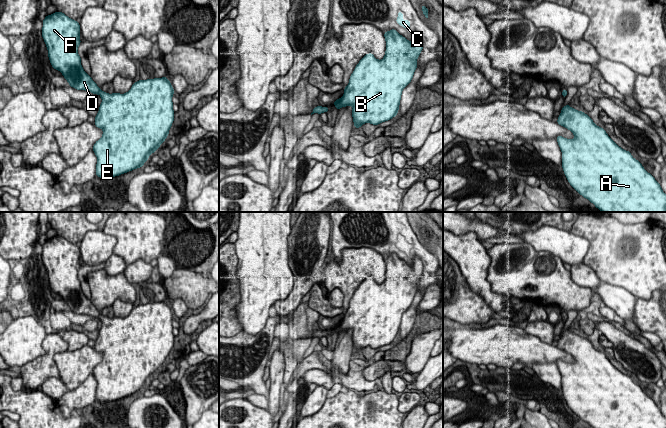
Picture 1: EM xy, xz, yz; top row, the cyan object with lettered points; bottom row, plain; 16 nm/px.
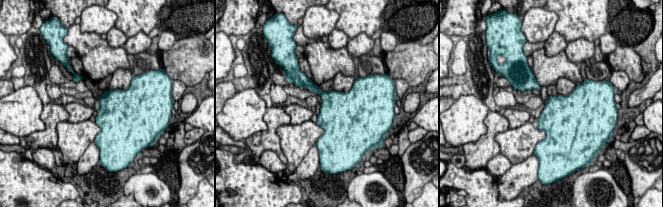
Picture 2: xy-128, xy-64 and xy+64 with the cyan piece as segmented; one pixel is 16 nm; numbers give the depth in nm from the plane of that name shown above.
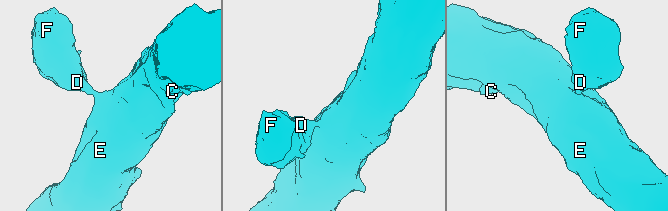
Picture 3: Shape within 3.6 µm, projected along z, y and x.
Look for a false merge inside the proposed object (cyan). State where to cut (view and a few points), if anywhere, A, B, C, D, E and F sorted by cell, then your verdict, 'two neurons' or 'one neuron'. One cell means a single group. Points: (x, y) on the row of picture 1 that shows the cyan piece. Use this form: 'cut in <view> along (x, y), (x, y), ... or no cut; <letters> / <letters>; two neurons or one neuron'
no cut; A B C D E F; one neuron

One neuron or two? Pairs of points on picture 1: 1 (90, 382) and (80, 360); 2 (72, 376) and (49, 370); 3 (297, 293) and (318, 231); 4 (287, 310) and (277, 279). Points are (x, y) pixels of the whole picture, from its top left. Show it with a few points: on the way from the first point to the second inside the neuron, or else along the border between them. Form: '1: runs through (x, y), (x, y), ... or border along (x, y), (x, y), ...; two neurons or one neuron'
1: border along (91, 373), (78, 386), (68, 390); two neurons
2: border along (65, 350), (54, 355), (54, 362), (61, 378); two neurons
3: runs through (306, 278), (319, 259), (319, 246); one neuron
4: border along (293, 277), (293, 288), (290, 293), (273, 304); two neurons

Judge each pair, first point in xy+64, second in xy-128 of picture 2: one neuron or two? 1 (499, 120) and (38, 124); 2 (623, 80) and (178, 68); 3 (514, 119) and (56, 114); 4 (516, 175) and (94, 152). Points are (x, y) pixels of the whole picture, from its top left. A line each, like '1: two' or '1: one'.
1: two
2: two
3: two
4: one

